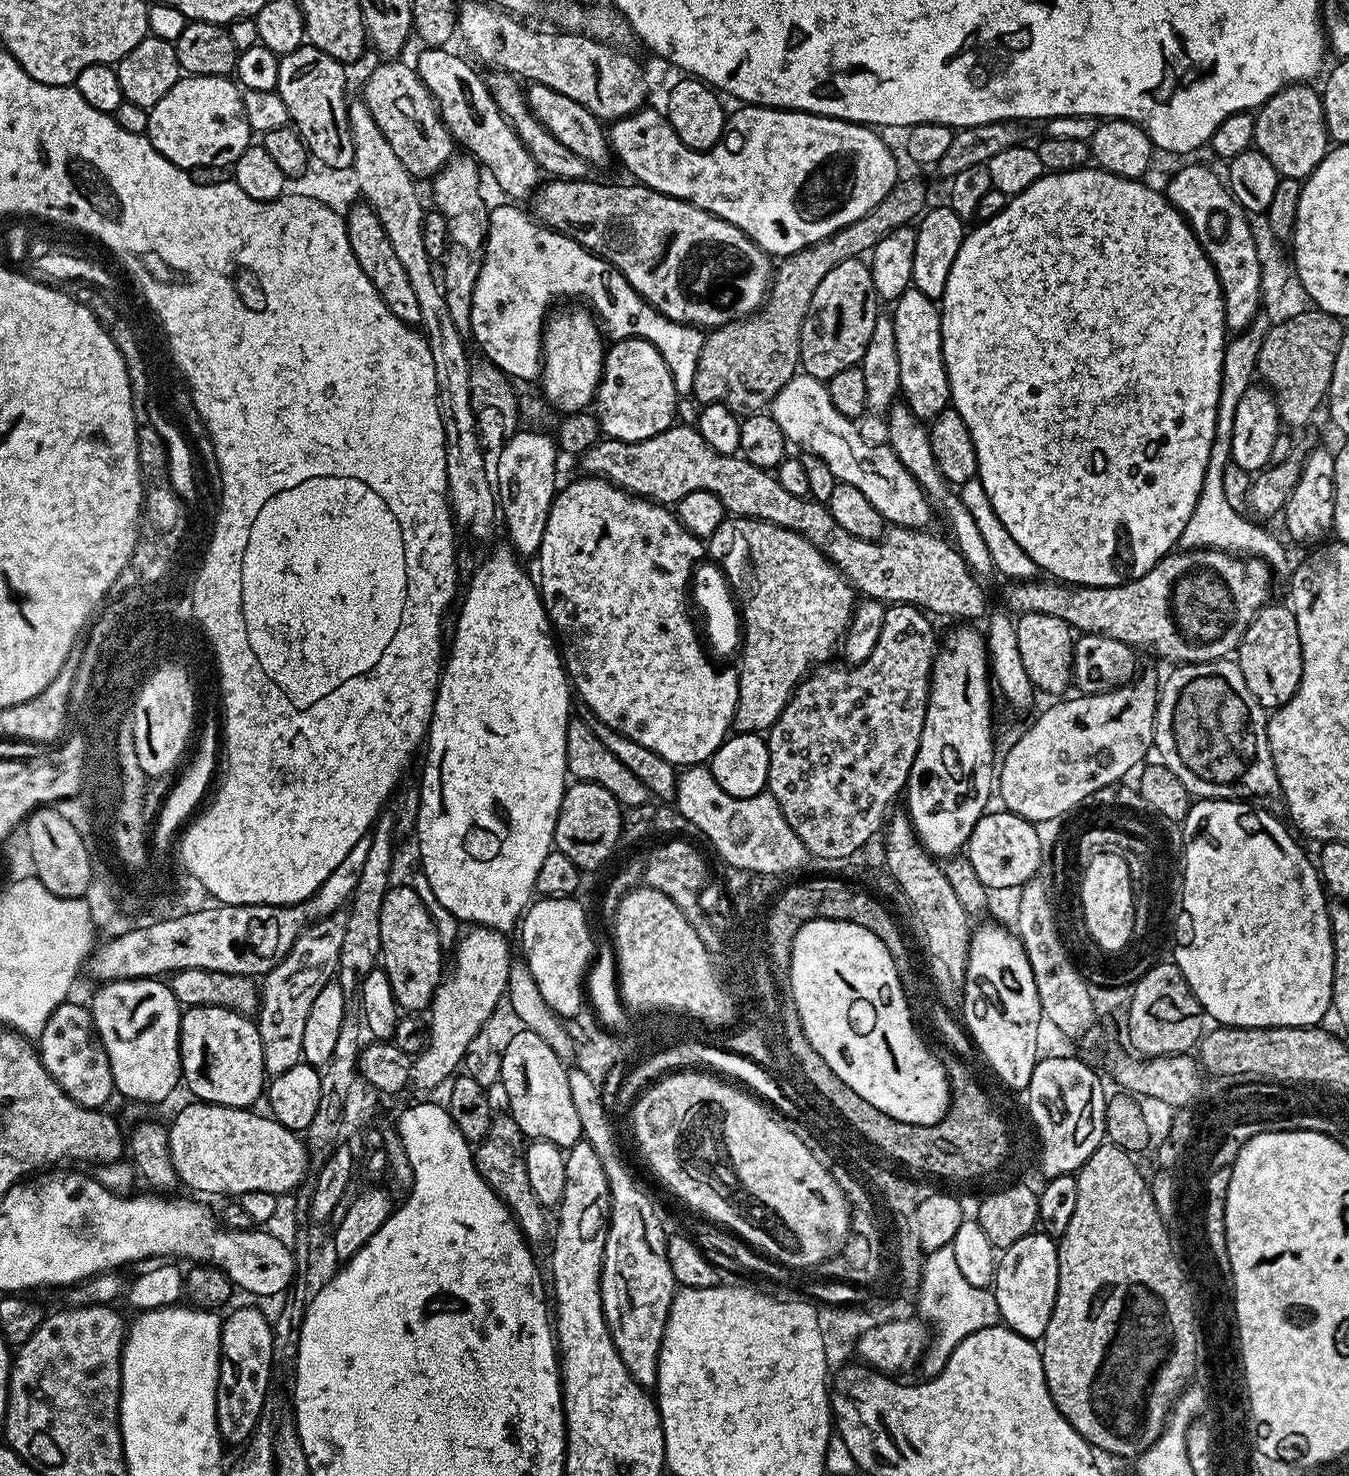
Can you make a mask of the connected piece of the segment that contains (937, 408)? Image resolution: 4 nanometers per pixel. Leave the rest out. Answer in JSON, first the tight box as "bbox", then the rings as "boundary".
{"bbox":[891,286,952,422],"boundary":[[[911,286],[894,301],[894,308],[896,312],[891,313],[891,318],[897,344],[899,395],[919,420],[931,422],[942,409],[949,407],[952,399],[944,369],[940,310],[937,301]]]}

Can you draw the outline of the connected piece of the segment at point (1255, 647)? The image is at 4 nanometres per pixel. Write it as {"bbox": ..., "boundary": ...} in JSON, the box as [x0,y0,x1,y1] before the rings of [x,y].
{"bbox":[1238,602,1302,710],"boundary":[[[1269,602],[1250,622],[1246,634],[1240,640],[1238,663],[1250,694],[1265,710],[1281,708],[1294,695],[1302,678],[1302,646],[1298,634],[1296,615],[1287,603]]]}

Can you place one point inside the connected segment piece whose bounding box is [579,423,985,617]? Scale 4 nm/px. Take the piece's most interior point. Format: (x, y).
(906, 565)

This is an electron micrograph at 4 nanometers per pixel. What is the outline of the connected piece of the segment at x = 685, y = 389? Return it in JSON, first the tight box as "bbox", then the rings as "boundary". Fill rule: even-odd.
{"bbox":[470,202,705,398],"boundary":[[[504,202],[508,204],[500,204],[496,209],[489,211],[486,216],[486,231],[483,233],[483,249],[482,255],[478,260],[478,267],[476,269],[476,281],[474,282],[472,309],[470,310],[470,322],[472,323],[471,339],[476,340],[476,344],[481,348],[483,355],[494,366],[500,368],[505,377],[516,380],[532,380],[541,375],[542,372],[542,337],[544,335],[544,326],[546,317],[549,315],[551,306],[555,300],[564,300],[569,296],[572,300],[585,300],[587,307],[594,313],[595,319],[598,321],[599,327],[602,329],[603,335],[609,341],[615,342],[617,340],[631,340],[633,338],[638,340],[645,340],[650,342],[658,350],[658,354],[662,354],[662,358],[666,362],[666,366],[672,375],[672,381],[676,387],[677,397],[686,398],[692,396],[692,386],[694,382],[694,370],[697,369],[698,354],[701,353],[702,342],[704,341],[705,333],[701,329],[692,327],[691,324],[679,324],[673,320],[668,320],[657,308],[651,308],[646,301],[644,301],[639,294],[634,290],[626,278],[615,268],[612,264],[607,264],[601,256],[594,255],[590,250],[586,250],[578,242],[574,242],[570,237],[562,235],[561,232],[555,232],[553,228],[545,228],[539,220],[533,218],[527,211],[524,212],[520,208],[515,208],[515,203]]]}

